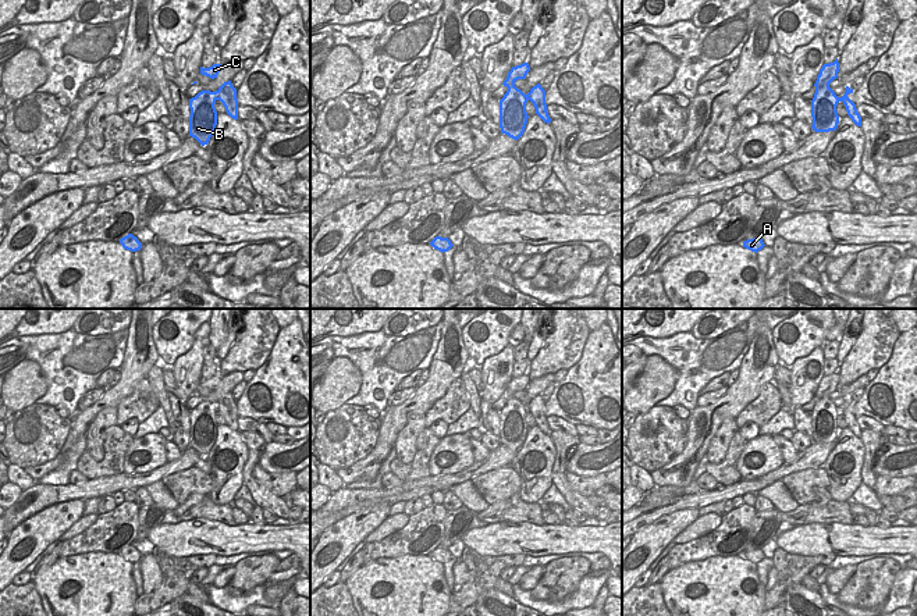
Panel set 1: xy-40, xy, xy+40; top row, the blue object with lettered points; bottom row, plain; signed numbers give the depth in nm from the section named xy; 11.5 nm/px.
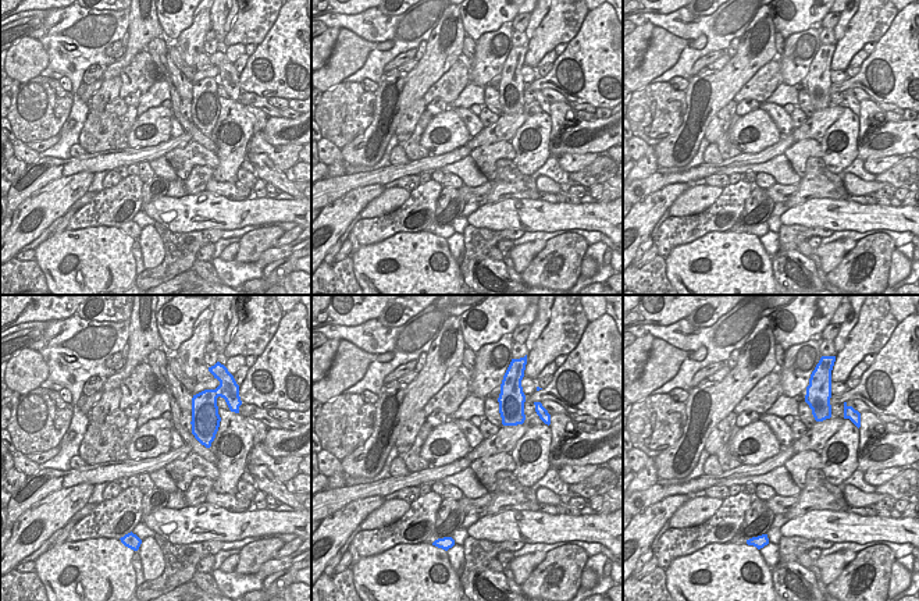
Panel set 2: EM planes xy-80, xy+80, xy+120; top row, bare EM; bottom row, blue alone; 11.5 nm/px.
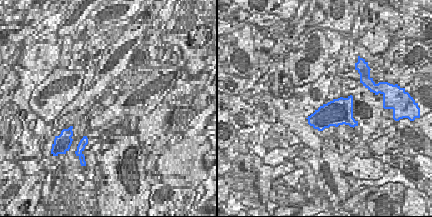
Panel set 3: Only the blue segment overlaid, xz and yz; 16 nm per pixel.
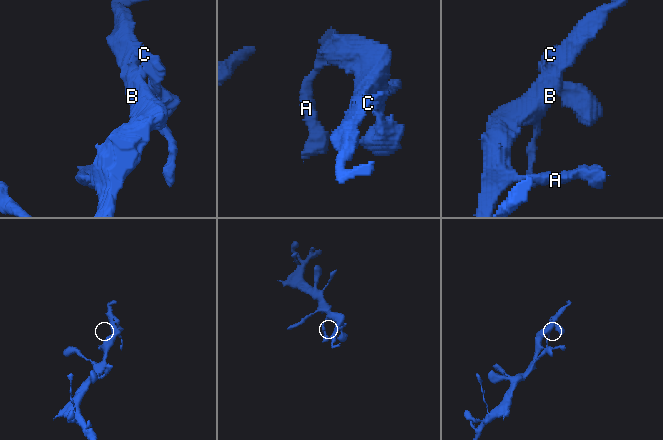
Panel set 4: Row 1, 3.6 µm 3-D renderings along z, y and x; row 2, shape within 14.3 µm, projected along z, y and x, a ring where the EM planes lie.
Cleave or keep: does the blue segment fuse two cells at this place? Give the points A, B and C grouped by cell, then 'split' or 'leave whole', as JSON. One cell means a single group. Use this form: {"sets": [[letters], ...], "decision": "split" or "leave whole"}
{"sets": [["A", "B", "C"]], "decision": "leave whole"}

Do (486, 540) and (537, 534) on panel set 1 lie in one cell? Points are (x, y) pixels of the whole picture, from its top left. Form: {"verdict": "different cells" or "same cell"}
{"verdict": "same cell"}

